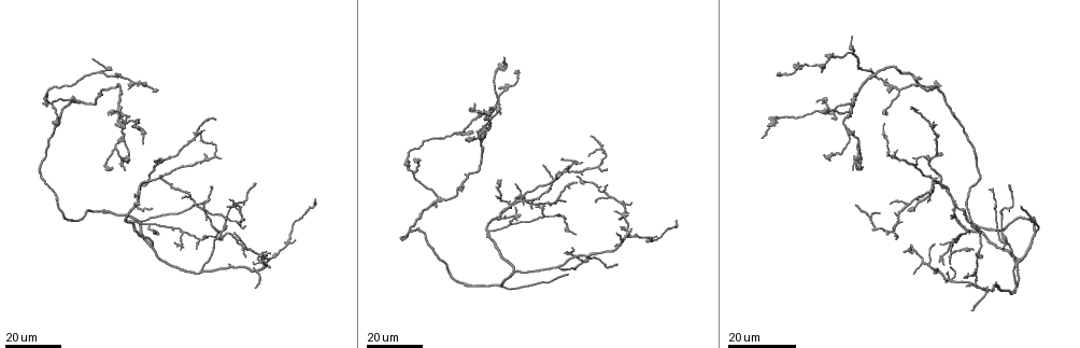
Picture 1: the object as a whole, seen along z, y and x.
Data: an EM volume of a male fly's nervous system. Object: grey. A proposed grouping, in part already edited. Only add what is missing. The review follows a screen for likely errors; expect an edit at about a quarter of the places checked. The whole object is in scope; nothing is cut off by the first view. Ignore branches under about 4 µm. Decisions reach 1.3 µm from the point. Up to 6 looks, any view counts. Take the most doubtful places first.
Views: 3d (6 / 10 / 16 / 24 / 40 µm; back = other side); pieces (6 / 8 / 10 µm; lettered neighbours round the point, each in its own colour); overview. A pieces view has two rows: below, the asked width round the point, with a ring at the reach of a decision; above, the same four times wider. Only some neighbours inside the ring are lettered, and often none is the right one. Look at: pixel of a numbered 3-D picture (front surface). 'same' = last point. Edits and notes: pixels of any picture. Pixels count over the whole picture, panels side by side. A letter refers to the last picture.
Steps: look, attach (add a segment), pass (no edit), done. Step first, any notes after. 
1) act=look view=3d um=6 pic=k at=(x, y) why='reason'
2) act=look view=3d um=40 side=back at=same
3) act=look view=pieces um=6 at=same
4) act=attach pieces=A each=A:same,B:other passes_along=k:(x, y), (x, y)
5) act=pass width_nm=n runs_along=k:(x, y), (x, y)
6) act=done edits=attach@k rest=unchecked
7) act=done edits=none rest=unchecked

act=look view=3d um=24 pic=1 at=(569, 274) why='end of a long branch'

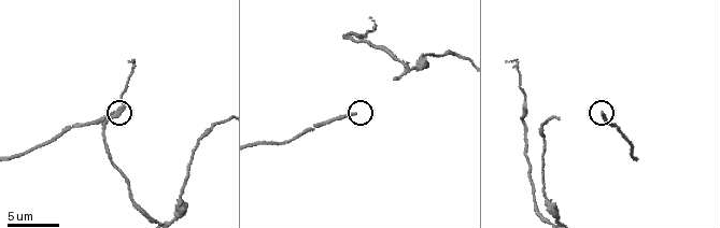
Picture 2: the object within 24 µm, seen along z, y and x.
act=look view=pieces um=10 pic=2 at=(355, 113)

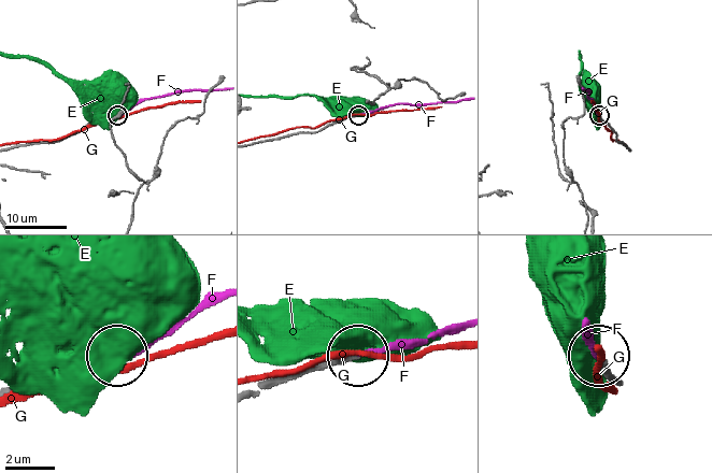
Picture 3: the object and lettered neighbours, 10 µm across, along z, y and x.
act=attach pieces=F each=E:other,F:same,G:other passes_along=3:(341, 120), (393, 104), (447, 102) found='it goes on there'

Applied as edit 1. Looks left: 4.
act=look view=overview why='see it whole again'

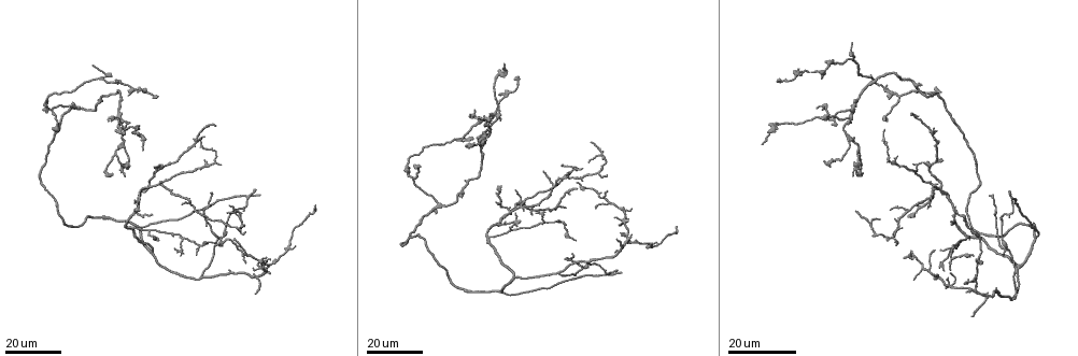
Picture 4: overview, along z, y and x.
act=look view=3d um=24 pic=4 at=(1013, 199) why='branch stops here'

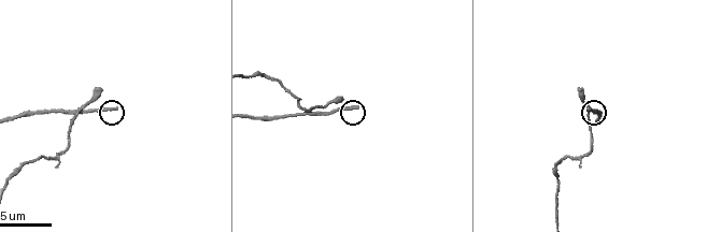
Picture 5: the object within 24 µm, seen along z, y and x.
act=look view=pieces um=6 pic=5 at=(354, 107)

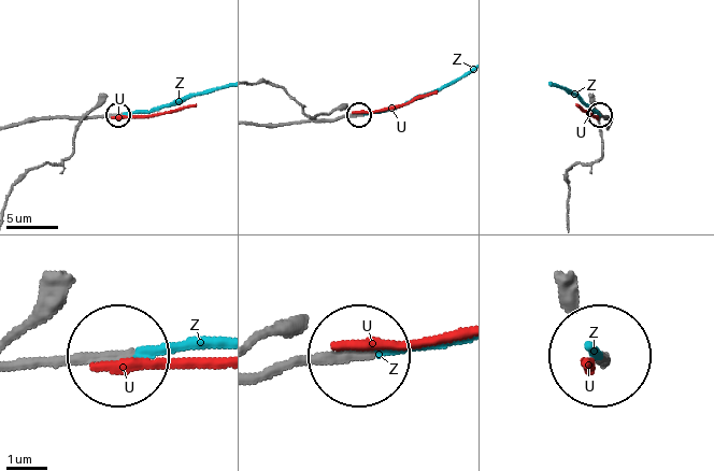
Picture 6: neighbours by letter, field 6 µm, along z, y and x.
act=attach pieces=Z width_nm=260 each=U:other,Z:same passes_along=6:(266, 381), (314, 360), (457, 343) found='the neuron continues'

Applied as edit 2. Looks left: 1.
act=done edits=attach@3,attach@6 rest=unchecked

